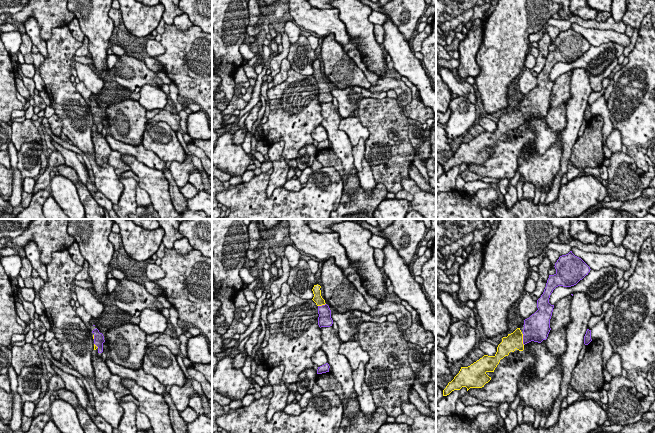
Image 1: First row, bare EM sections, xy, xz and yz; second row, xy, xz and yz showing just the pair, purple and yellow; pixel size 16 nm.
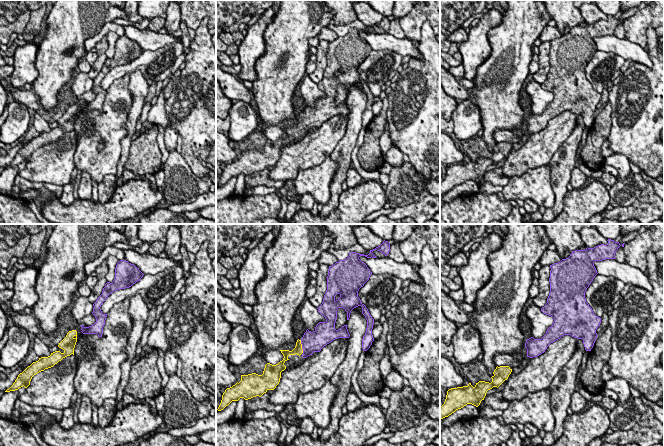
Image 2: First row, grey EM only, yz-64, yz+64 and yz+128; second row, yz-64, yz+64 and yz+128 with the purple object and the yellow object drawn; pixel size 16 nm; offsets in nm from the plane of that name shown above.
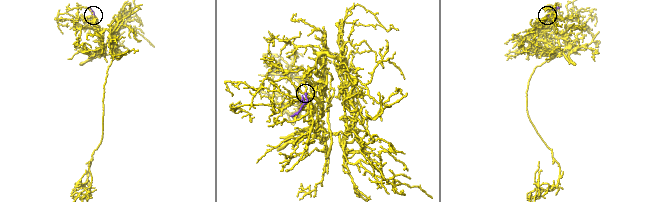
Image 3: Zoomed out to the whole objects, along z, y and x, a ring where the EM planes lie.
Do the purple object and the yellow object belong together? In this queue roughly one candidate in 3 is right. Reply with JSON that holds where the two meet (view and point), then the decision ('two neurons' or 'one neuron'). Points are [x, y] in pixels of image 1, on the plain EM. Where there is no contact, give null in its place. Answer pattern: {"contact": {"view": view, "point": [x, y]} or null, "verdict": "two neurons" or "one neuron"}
{"contact": {"view": "yz", "point": [523, 116]}, "verdict": "one neuron"}

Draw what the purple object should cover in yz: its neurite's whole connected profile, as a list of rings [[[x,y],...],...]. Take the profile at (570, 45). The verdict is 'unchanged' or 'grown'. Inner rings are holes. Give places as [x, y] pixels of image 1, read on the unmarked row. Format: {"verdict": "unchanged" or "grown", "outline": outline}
{"verdict": "unchanged", "outline": [[[572,27],[559,33],[555,39],[556,49],[549,51],[543,70],[537,76],[538,86],[524,96],[523,120],[531,117],[541,119],[546,116],[551,106],[550,95],[554,81],[549,79],[553,66],[558,62],[571,63],[576,61],[590,48],[590,43]]]}

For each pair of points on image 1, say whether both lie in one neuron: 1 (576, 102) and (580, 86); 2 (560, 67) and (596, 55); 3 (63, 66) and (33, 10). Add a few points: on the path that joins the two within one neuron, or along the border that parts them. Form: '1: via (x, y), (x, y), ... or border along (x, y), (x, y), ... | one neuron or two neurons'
1: via (579, 98), (580, 90) | one neuron
2: via (569, 66), (587, 61) | one neuron
3: border along (66, 24), (54, 27), (51, 36), (46, 41) | two neurons

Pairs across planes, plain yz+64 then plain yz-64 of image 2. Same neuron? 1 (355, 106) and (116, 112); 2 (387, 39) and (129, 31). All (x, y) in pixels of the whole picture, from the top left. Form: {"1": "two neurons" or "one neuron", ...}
{"1": "two neurons", "2": "one neuron"}

